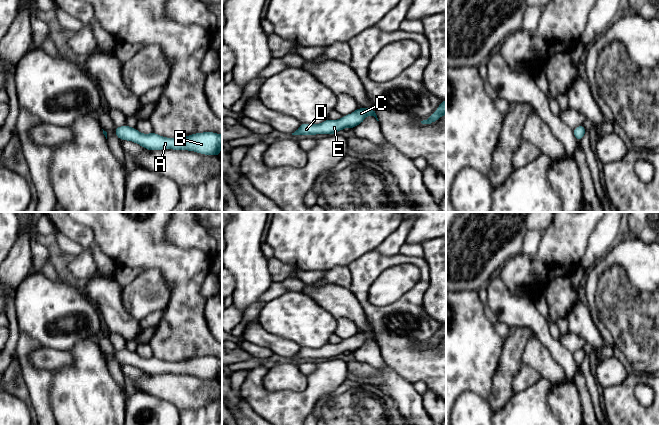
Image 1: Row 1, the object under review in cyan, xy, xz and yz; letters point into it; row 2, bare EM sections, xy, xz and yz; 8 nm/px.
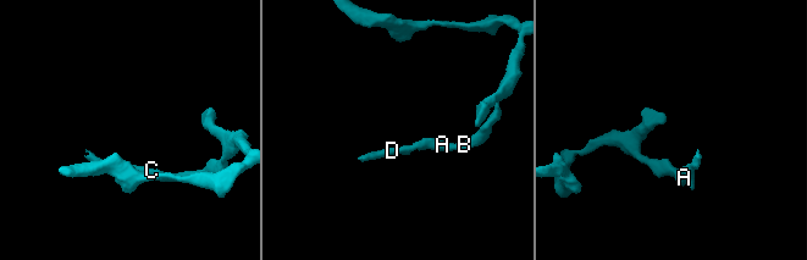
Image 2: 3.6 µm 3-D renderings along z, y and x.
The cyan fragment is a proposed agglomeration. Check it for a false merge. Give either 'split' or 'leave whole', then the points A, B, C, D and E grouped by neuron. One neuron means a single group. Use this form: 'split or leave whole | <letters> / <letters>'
leave whole | A B C D E

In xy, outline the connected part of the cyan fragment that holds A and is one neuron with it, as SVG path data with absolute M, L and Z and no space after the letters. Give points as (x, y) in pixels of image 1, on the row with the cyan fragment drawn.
M126 124L115 126L115 134L119 140L128 140L139 144L145 149L154 151L162 149L188 150L204 155L220 156L222 135L214 132L195 133L180 138L167 138L152 132L142 134L136 128Z

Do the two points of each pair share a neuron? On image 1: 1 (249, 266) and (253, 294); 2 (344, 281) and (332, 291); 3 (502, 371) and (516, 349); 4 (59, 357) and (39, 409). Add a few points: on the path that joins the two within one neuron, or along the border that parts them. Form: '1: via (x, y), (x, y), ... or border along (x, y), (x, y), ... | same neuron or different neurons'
1: via (251, 273), (251, 287) | same neuron
2: border along (314, 286), (336, 284), (348, 288) | different neurons
3: via (507, 366), (510, 362), (511, 354) | same neuron
4: border along (30, 361), (37, 368), (46, 368), (52, 371) | different neurons

